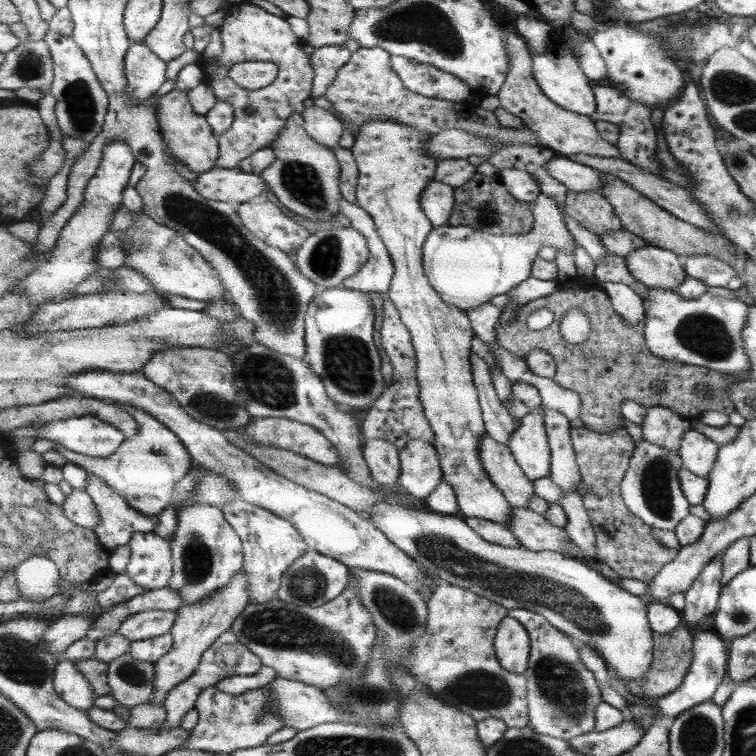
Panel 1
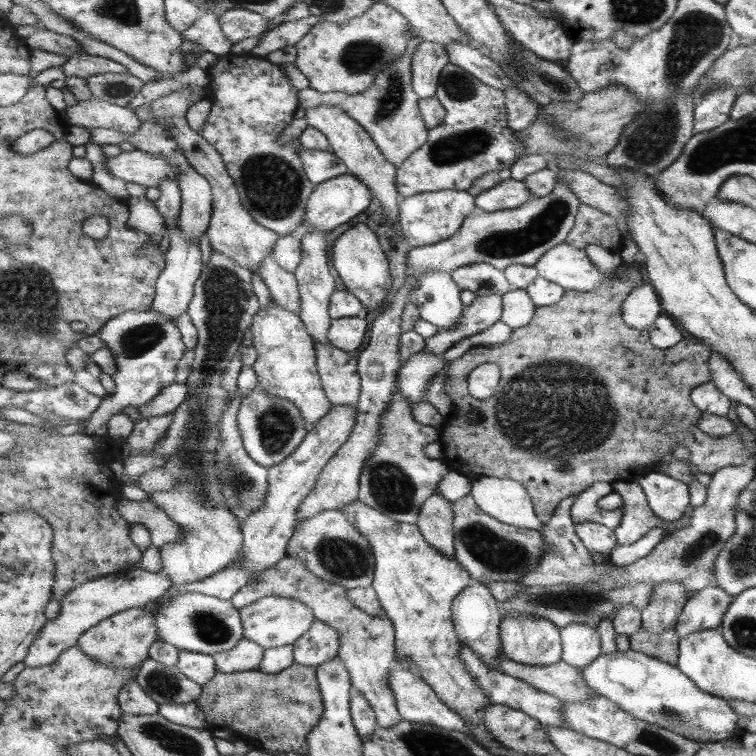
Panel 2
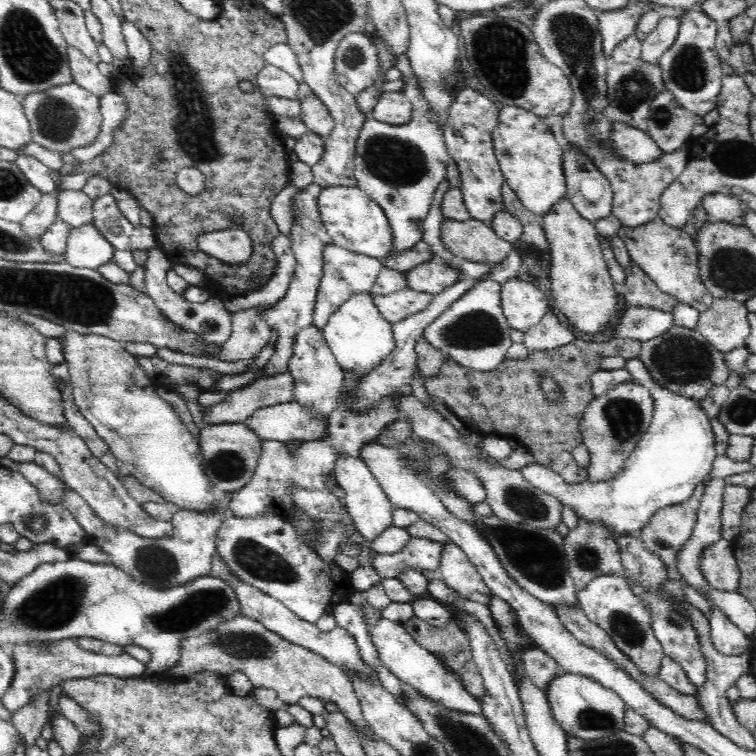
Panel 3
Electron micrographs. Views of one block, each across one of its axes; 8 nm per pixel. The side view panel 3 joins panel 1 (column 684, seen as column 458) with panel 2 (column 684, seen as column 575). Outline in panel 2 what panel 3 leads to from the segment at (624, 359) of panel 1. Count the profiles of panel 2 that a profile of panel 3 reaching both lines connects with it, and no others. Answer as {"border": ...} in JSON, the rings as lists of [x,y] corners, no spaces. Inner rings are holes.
{"border":[[[634,267],[623,281],[618,281],[609,287],[602,285],[594,292],[580,292],[567,289],[567,293],[564,294],[563,299],[558,304],[538,307],[533,320],[526,326],[514,329],[514,336],[506,344],[493,347],[474,347],[464,356],[451,361],[449,373],[445,377],[445,380],[447,380],[445,381],[445,388],[447,388],[445,392],[454,401],[455,411],[447,418],[447,422],[442,427],[442,437],[440,438],[440,441],[443,443],[443,449],[446,450],[443,460],[451,467],[451,470],[470,475],[473,479],[477,479],[479,475],[485,475],[496,476],[497,478],[512,478],[513,480],[517,480],[517,482],[521,482],[529,490],[529,496],[533,500],[537,516],[544,523],[548,523],[563,499],[573,493],[579,494],[583,490],[587,490],[593,482],[606,481],[612,484],[619,480],[638,481],[639,478],[647,473],[659,471],[663,474],[672,475],[688,485],[689,482],[696,480],[693,473],[689,471],[689,466],[697,468],[697,472],[711,474],[726,466],[737,466],[751,455],[743,445],[740,437],[741,429],[739,428],[721,439],[713,439],[710,435],[699,430],[698,421],[701,417],[701,412],[691,402],[690,392],[695,386],[711,381],[709,368],[707,368],[710,346],[706,346],[706,344],[701,342],[683,340],[671,349],[659,349],[650,342],[650,332],[648,329],[637,330],[637,328],[631,328],[631,326],[626,324],[622,316],[622,309],[625,300],[630,296],[632,290],[642,284],[643,278],[641,278],[641,272],[638,271],[639,267]],[[483,363],[497,363],[502,372],[500,384],[497,390],[495,390],[495,394],[487,399],[472,397],[469,387],[471,372]],[[471,407],[478,408],[481,417],[475,424],[471,424],[467,420]],[[675,446],[683,446],[689,452],[689,460],[683,461],[675,458],[675,454],[673,454]]]}

